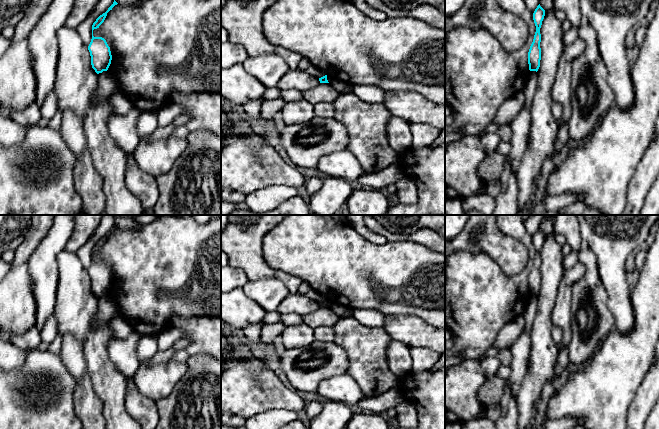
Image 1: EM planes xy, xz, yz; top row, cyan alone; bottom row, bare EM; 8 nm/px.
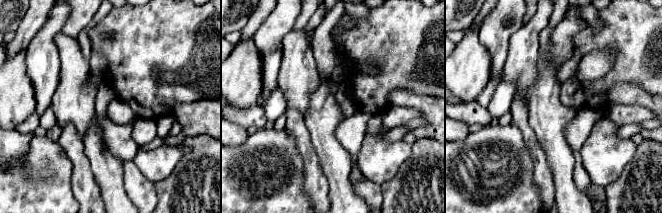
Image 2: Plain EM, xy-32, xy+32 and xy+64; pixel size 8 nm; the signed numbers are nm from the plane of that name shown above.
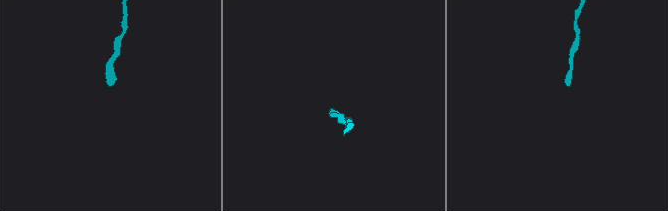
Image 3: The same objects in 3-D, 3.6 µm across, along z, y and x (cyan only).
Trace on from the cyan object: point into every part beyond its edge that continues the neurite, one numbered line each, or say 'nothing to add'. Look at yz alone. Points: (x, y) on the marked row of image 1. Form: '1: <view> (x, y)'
nothing to add

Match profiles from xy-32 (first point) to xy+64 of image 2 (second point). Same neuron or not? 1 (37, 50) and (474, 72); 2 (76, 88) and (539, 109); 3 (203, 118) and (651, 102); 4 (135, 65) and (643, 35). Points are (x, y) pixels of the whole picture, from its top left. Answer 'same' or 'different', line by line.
1: different
2: different
3: same
4: same

